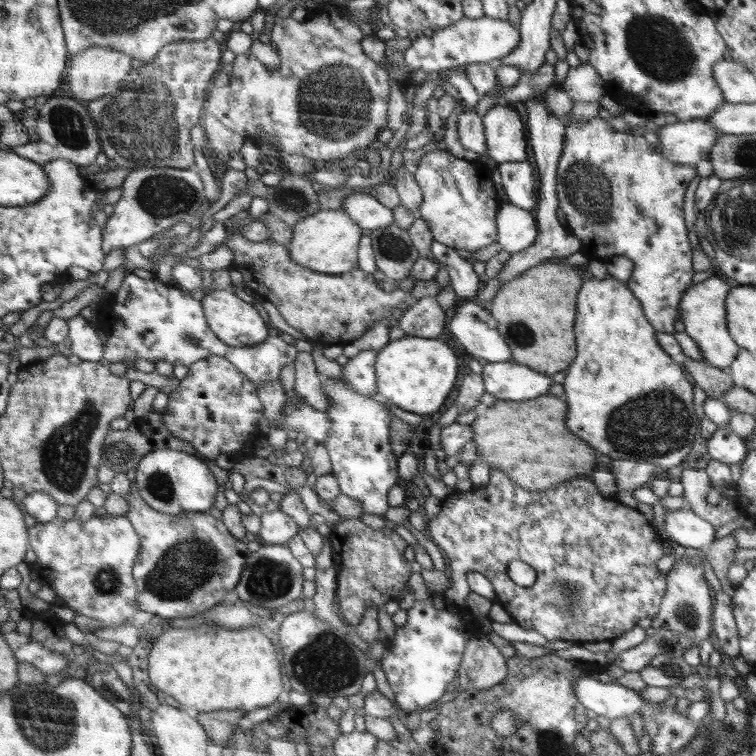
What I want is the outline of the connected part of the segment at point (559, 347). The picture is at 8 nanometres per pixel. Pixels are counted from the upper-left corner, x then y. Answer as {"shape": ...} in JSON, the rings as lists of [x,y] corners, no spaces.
{"shape":[[[544,262],[499,288],[487,310],[498,321],[498,331],[512,350],[512,361],[550,376],[572,364],[576,358],[574,316],[580,286],[582,280],[576,270],[563,263]]]}

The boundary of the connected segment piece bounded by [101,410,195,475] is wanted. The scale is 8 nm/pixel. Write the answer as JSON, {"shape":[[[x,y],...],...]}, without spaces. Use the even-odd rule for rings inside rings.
{"shape":[[[154,410],[143,417],[130,418],[129,427],[125,430],[111,430],[107,434],[102,448],[102,464],[114,470],[115,474],[127,472],[130,468],[137,468],[140,459],[150,452],[160,449],[174,449],[188,454],[194,454],[194,447],[182,439],[176,439],[164,425],[160,414]]]}

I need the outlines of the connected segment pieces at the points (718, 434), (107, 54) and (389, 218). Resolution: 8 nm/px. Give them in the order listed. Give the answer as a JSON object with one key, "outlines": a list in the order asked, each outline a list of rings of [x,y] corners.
{"outlines":[[[[726,426],[719,427],[706,440],[706,448],[713,459],[730,465],[741,464],[750,450],[750,445],[748,439],[738,436]]],[[[98,46],[81,53],[69,63],[66,83],[70,86],[70,92],[76,100],[83,103],[115,93],[126,79],[126,74],[132,70],[132,58],[118,50]]],[[[364,192],[348,194],[342,200],[342,208],[340,209],[348,211],[352,221],[371,231],[388,228],[388,226],[395,224],[392,208],[384,206],[379,199],[374,198],[371,194],[364,194]]]]}

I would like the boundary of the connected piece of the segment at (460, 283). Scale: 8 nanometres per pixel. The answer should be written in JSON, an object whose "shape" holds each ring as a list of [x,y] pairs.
{"shape":[[[436,240],[432,243],[431,250],[432,257],[444,263],[456,297],[468,300],[476,297],[482,290],[483,283],[479,280],[472,264],[458,255],[456,249]]]}

